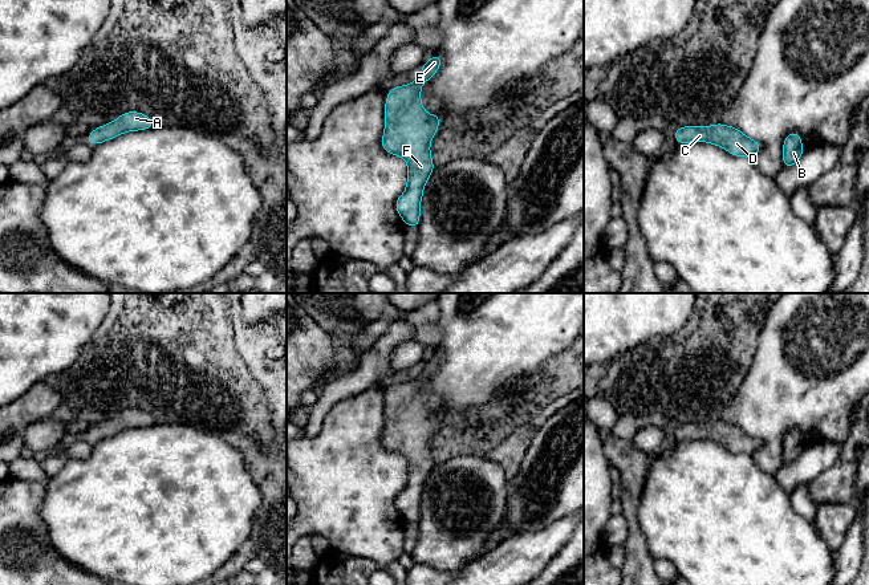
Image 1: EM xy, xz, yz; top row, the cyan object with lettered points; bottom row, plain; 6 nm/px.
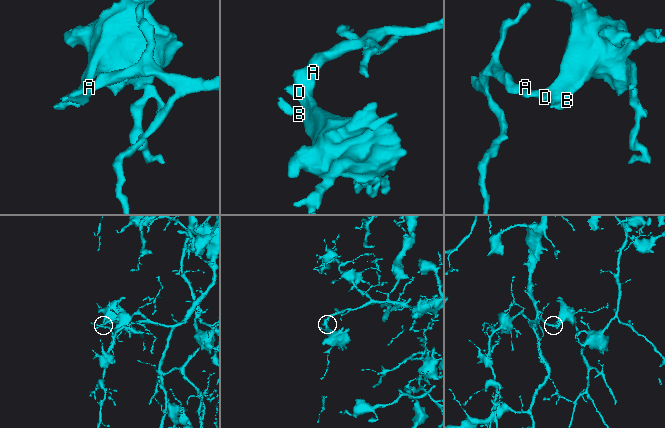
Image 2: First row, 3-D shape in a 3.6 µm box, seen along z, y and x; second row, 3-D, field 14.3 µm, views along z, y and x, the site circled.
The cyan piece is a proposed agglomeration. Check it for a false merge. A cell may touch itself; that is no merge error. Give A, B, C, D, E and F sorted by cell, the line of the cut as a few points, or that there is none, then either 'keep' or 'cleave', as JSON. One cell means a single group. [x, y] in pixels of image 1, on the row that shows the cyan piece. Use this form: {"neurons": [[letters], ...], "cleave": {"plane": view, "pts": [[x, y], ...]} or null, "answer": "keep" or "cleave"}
{"neurons": [["A", "B", "C", "D", "E", "F"]], "cleave": null, "answer": "keep"}

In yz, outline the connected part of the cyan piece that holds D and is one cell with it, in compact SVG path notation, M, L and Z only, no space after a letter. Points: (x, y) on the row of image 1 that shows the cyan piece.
M723 123L712 126L682 126L675 129L674 138L678 145L689 142L708 142L726 149L734 157L754 157L760 151L762 145L740 130Z

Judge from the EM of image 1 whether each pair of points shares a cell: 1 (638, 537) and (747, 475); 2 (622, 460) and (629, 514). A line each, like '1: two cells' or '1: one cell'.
1: two cells
2: one cell

